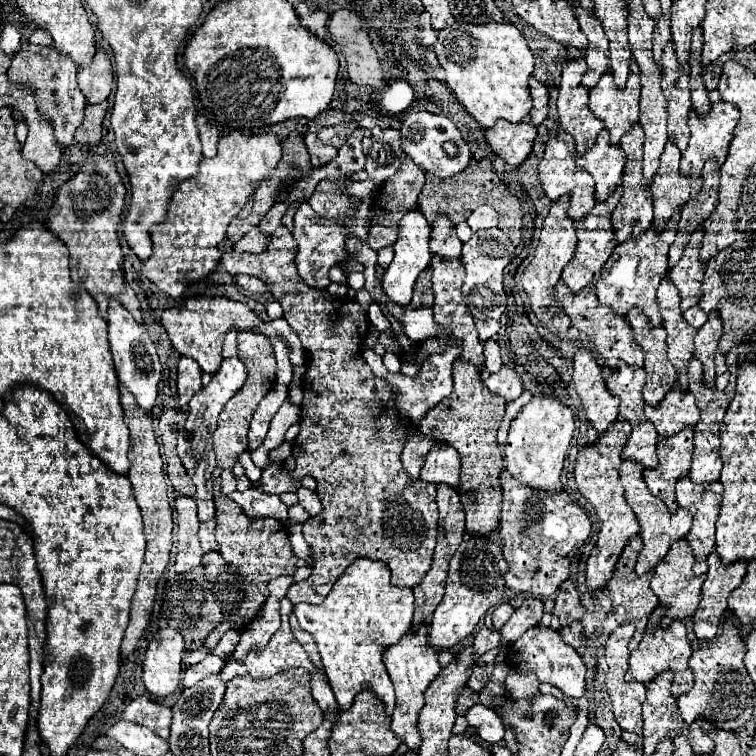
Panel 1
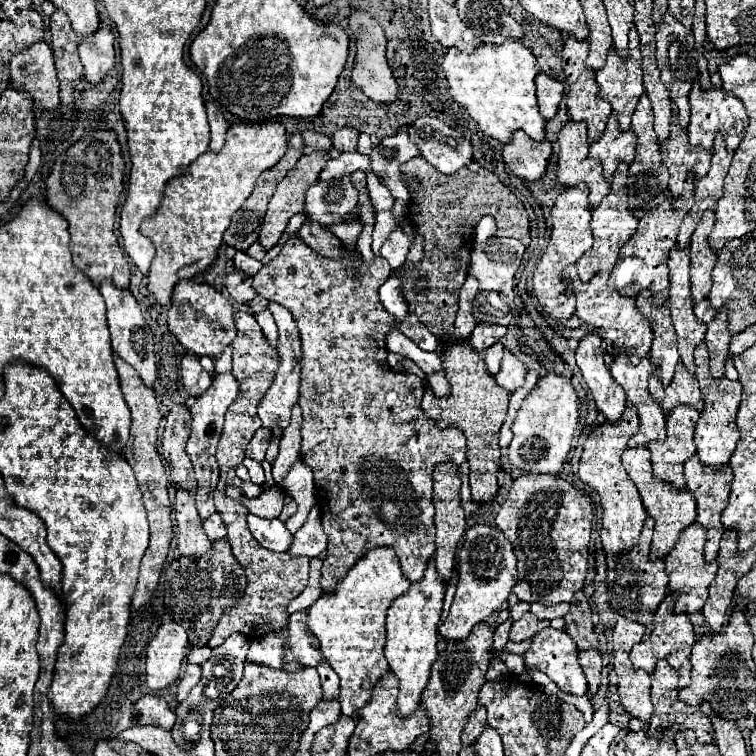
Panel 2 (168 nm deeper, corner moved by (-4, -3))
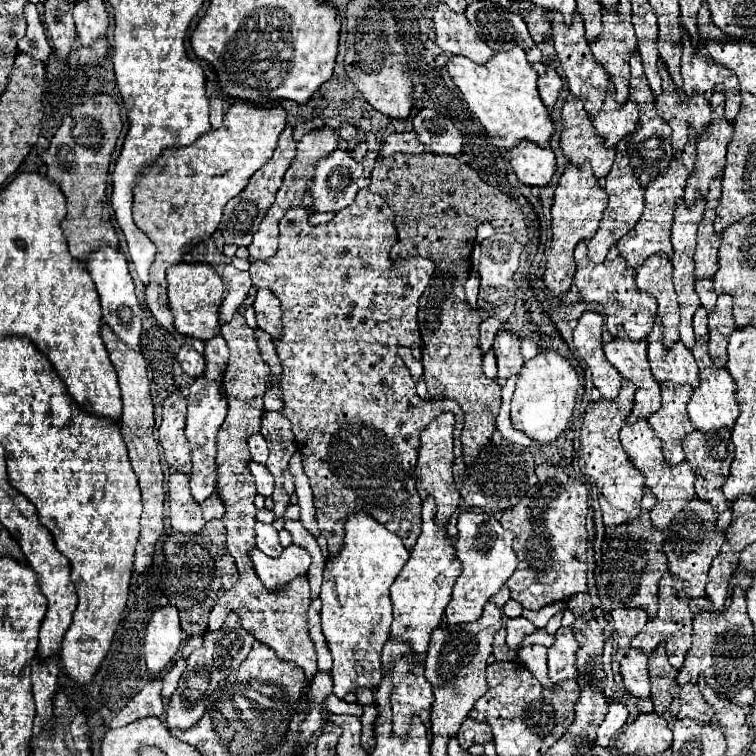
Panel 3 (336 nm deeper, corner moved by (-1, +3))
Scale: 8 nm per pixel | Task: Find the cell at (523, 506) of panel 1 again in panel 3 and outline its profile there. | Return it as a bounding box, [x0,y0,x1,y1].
[501,464,589,610]

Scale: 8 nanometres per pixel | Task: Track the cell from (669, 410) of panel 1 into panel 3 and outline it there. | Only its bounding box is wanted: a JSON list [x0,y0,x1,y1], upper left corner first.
[647,320,699,388]

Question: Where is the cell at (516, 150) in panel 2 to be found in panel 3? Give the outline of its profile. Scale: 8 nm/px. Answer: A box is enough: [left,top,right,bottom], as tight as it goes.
[509,140,555,186]

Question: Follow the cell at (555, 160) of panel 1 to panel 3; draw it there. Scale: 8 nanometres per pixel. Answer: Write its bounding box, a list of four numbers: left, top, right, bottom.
[561,98,615,180]

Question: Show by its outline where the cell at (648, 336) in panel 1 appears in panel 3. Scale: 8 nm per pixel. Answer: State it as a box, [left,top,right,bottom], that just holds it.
[637,258,679,348]

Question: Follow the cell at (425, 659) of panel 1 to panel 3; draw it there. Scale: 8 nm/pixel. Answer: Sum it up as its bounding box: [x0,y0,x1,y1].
[391,498,461,668]

